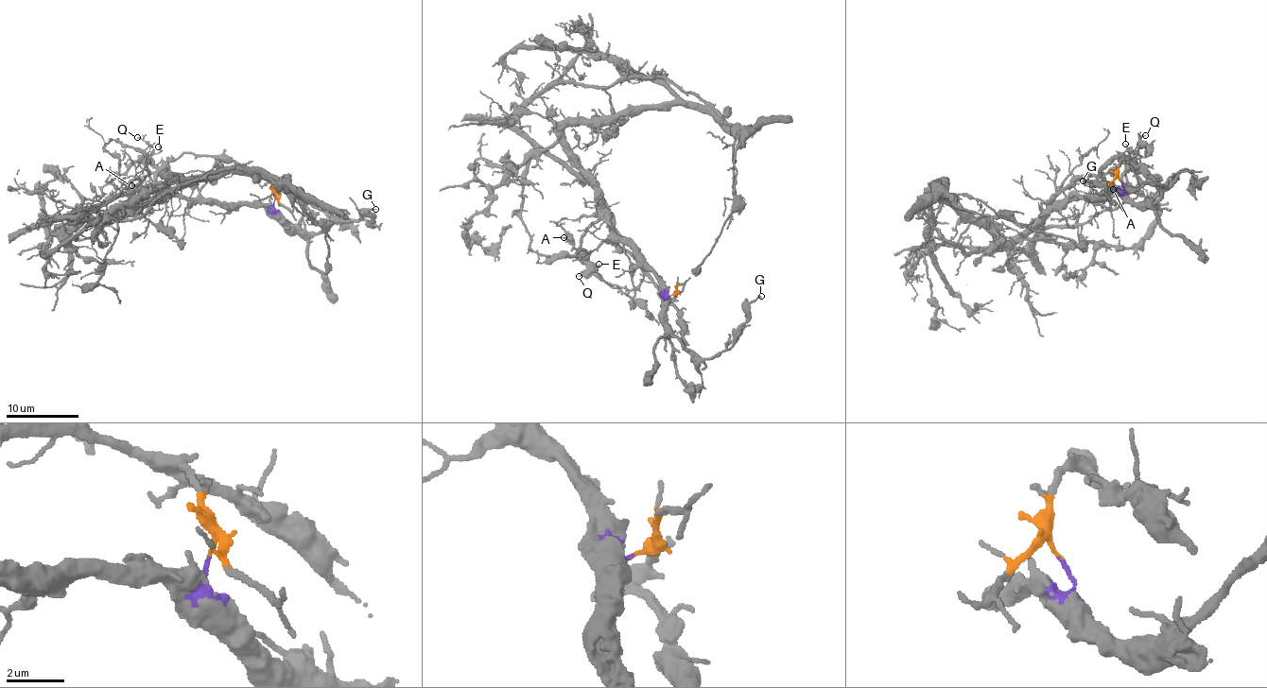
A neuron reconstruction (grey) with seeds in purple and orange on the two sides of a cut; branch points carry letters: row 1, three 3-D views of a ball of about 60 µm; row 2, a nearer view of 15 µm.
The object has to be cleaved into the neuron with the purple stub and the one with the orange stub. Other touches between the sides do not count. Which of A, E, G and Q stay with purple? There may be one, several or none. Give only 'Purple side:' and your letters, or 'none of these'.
Purple side: A, G

